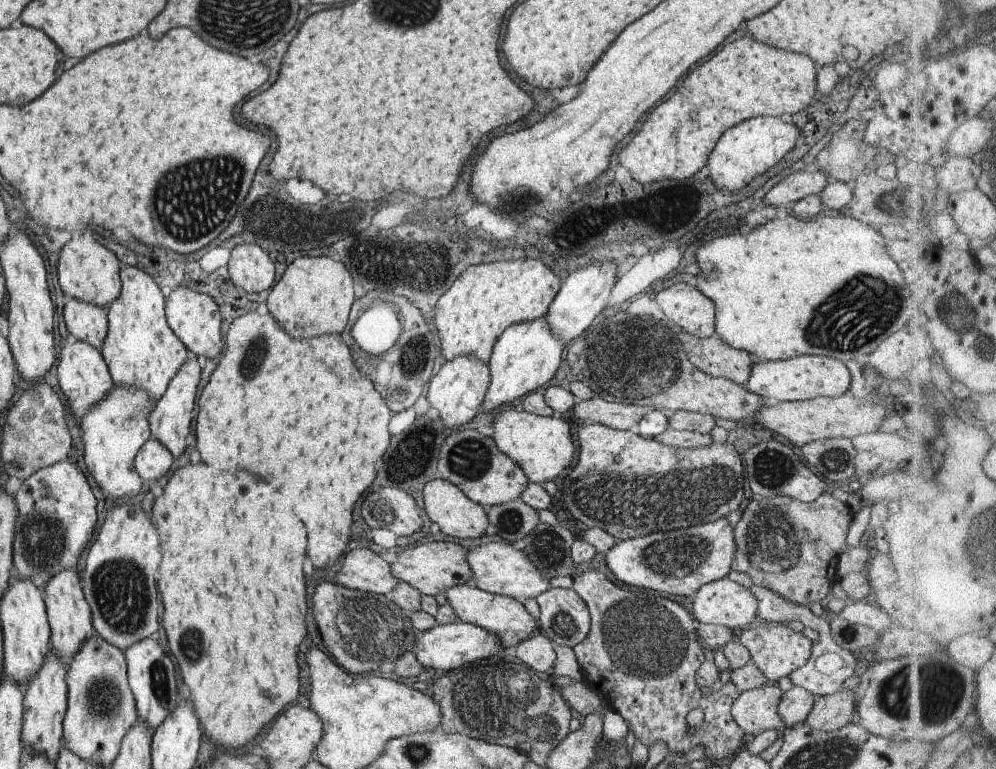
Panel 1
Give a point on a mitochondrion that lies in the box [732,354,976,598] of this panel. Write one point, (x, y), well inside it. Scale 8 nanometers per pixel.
(765, 536)

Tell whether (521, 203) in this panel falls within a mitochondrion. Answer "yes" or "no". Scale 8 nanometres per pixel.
yes

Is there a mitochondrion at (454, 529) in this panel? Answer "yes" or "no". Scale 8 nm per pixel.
no

